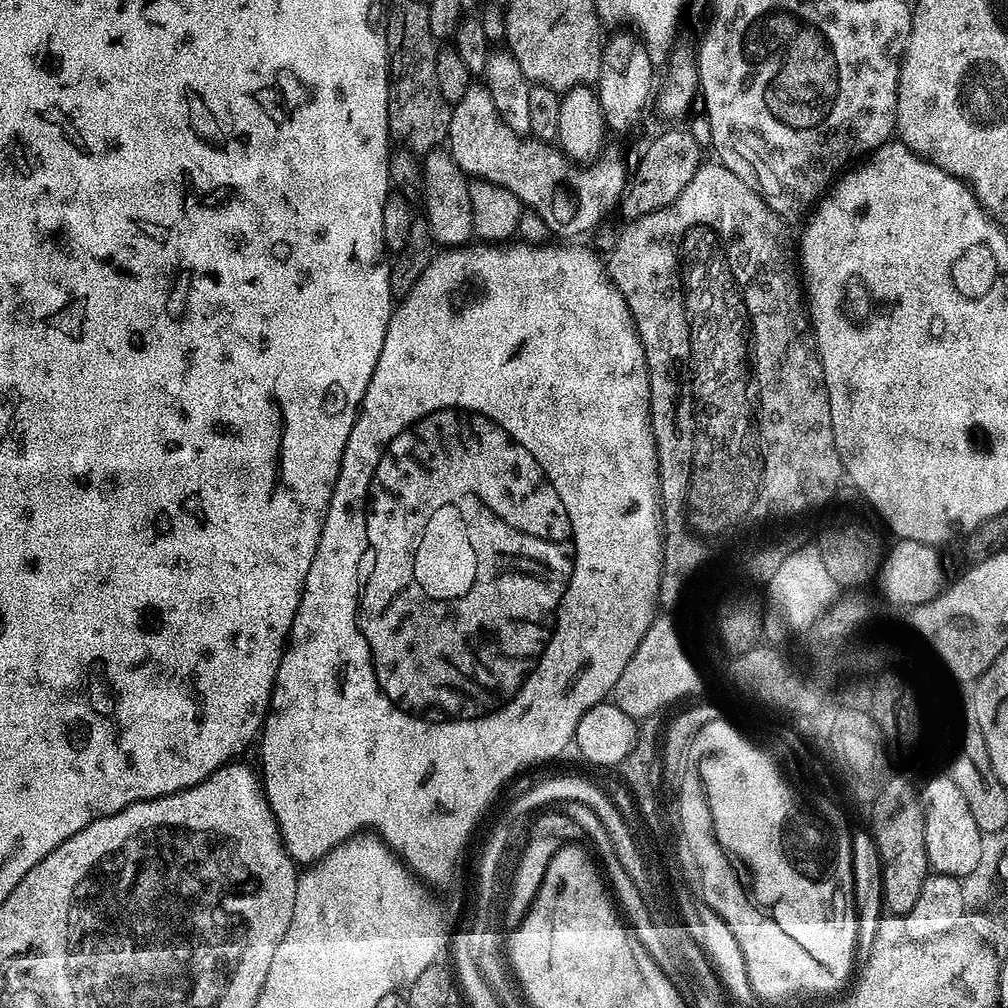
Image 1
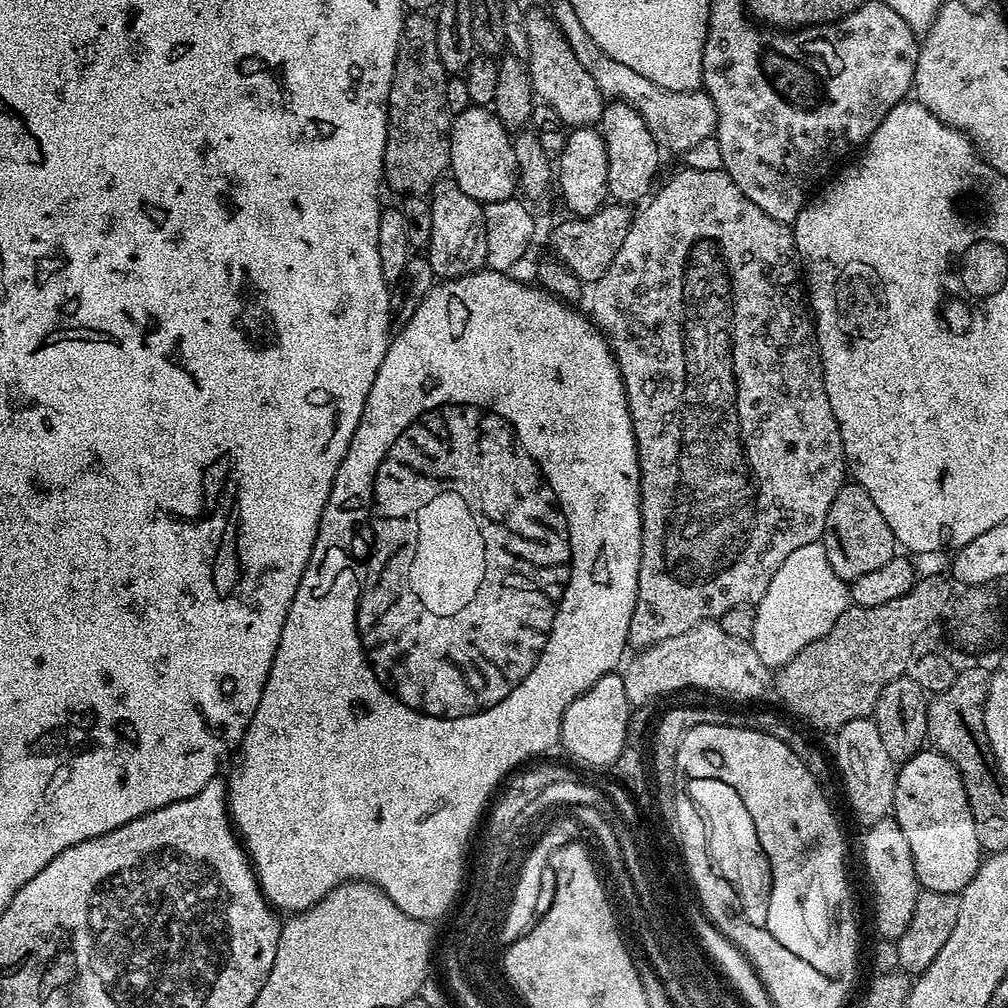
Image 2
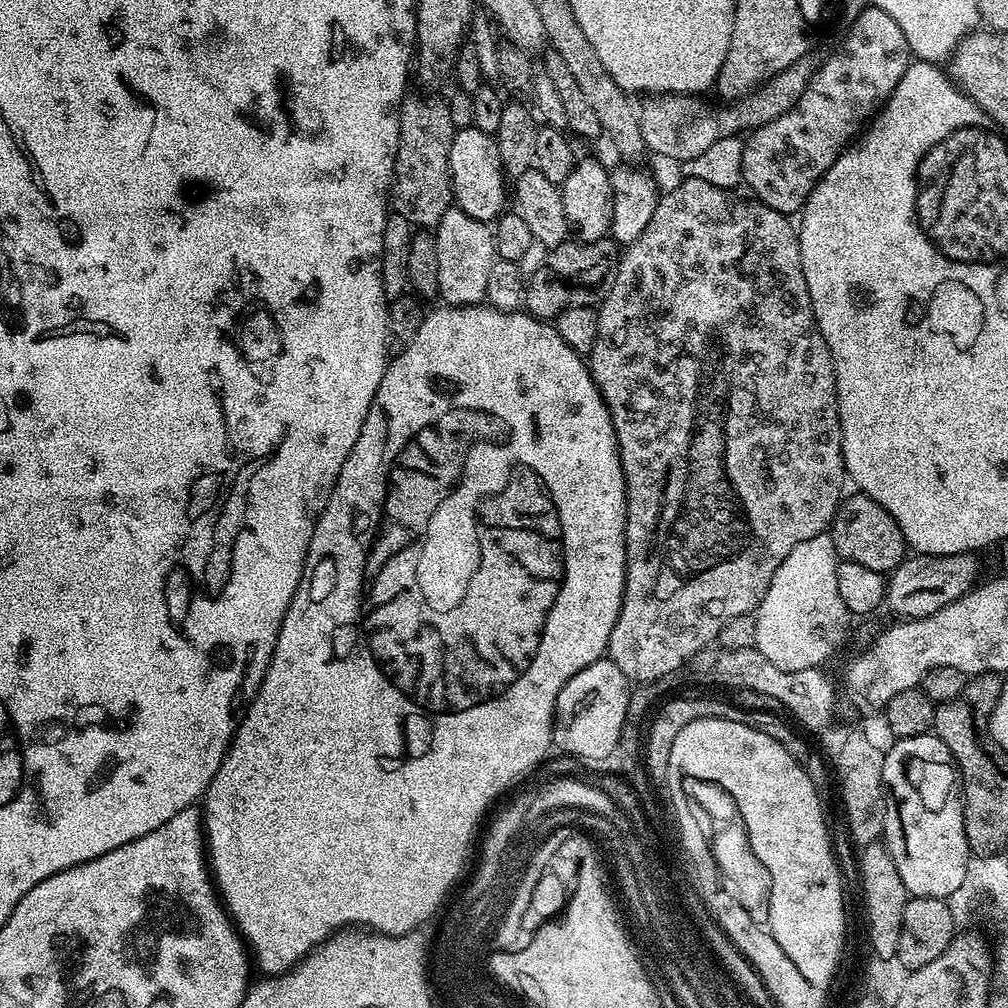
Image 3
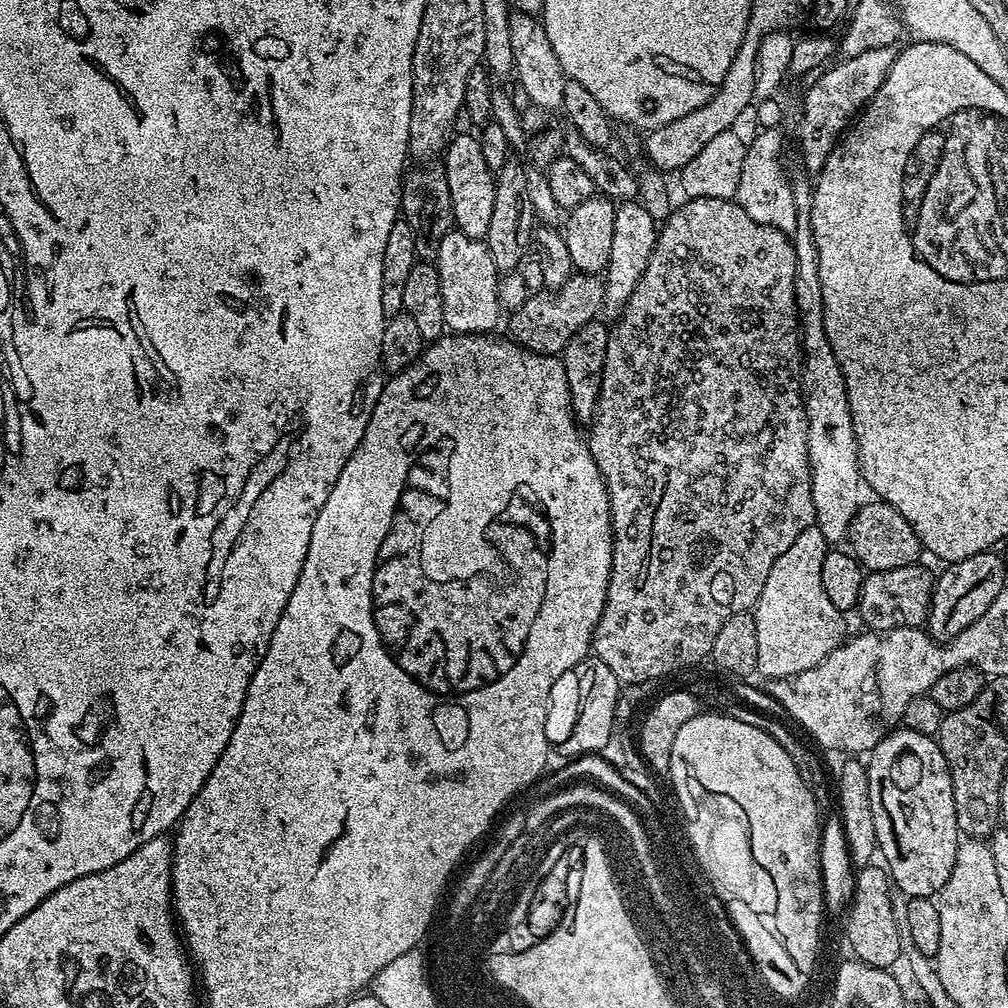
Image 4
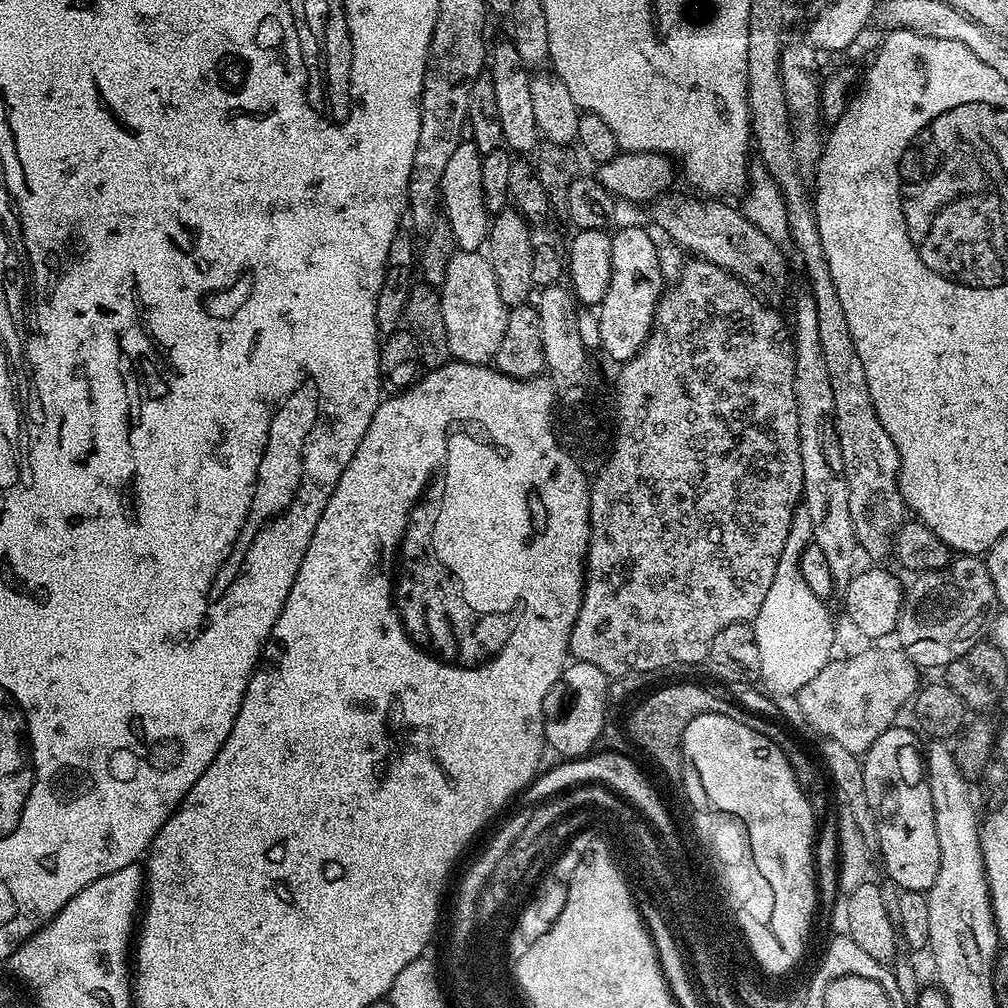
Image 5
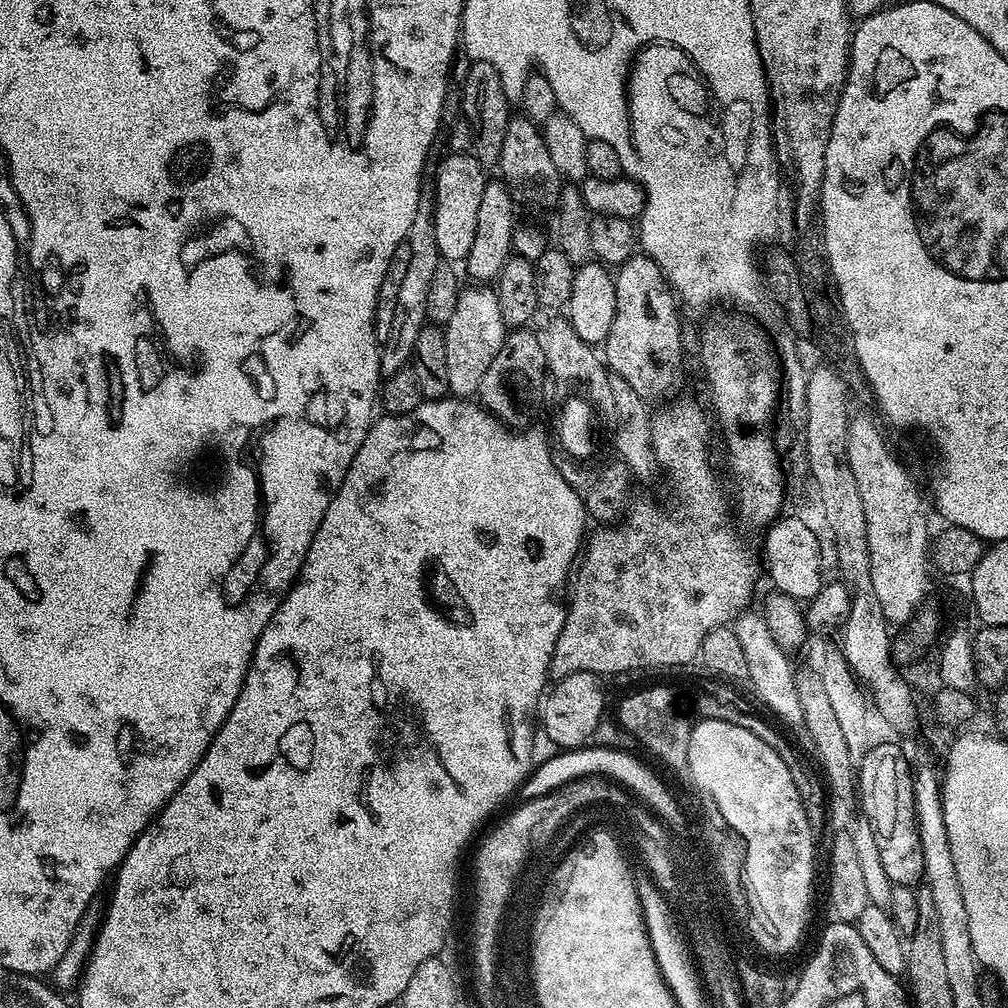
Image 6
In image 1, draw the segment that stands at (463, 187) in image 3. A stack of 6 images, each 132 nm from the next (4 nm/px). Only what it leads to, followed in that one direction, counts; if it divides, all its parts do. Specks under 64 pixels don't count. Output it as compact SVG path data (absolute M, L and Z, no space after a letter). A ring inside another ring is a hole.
M473 82L466 90L466 94L462 94L462 98L452 104L446 148L452 153L454 162L458 162L465 176L506 186L510 194L520 199L523 207L533 208L541 216L542 221L549 227L551 235L556 238L584 236L591 228L598 227L611 212L617 211L626 187L626 168L624 172L624 164L616 156L604 154L595 162L577 166L559 150L548 152L547 143L514 134L514 130L510 130L510 126L506 126L506 122L500 120L498 110L494 110L494 102L490 98L488 89L480 82Z

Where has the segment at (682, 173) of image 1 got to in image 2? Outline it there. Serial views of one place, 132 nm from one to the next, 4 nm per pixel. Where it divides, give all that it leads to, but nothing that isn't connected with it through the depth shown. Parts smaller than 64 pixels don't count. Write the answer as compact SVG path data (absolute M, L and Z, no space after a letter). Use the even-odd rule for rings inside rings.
M608 202L589 216L567 218L552 232L555 259L563 263L581 282L595 282L602 278L602 274L606 274L606 270L610 270L610 262L614 262L614 254L618 254L626 239L633 215L629 205Z

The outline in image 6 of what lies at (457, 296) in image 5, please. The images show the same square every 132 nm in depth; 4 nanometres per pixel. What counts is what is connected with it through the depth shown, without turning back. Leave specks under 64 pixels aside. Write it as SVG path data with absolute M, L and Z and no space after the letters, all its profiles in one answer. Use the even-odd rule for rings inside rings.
M472 286L465 287L458 298L458 306L454 306L454 315L450 322L443 325L444 341L446 342L446 378L448 379L448 391L456 398L472 398L480 391L482 377L486 370L490 370L490 362L494 362L494 354L502 346L506 335L506 325L502 318L502 310L498 306L498 298L491 287Z

